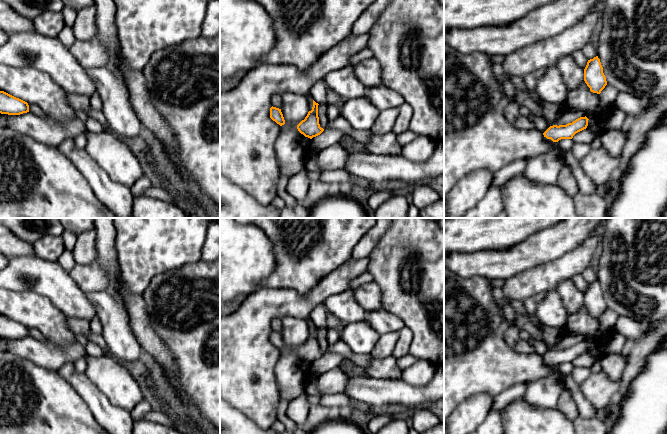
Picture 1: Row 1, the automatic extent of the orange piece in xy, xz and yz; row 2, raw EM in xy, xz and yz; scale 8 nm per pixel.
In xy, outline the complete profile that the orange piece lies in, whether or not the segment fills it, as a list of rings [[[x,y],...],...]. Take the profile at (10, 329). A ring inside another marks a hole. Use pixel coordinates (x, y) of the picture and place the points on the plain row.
[[[0,315],[0,337],[8,339],[20,339],[29,336],[27,326],[16,322],[4,315]]]

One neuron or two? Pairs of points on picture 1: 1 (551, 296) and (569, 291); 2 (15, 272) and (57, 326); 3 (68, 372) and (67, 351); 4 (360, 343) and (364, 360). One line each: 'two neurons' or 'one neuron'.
1: two neurons
2: two neurons
3: two neurons
4: two neurons

